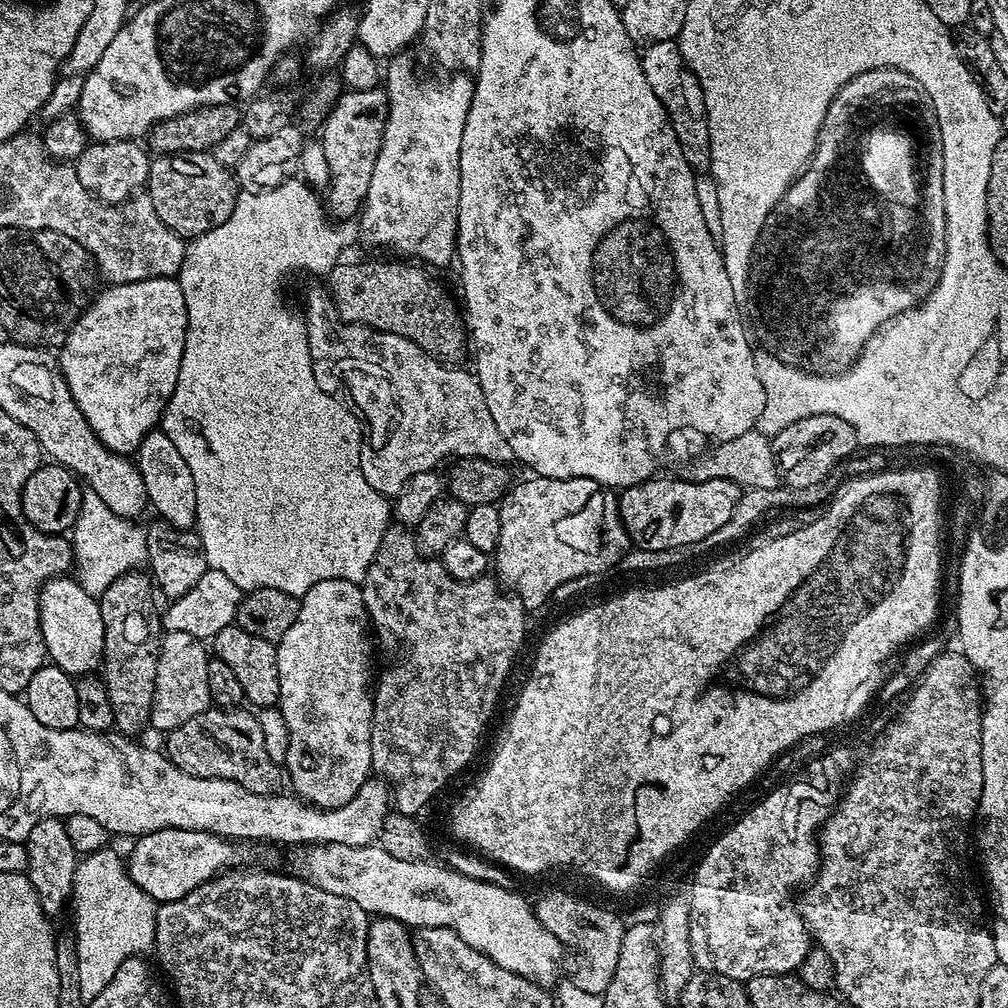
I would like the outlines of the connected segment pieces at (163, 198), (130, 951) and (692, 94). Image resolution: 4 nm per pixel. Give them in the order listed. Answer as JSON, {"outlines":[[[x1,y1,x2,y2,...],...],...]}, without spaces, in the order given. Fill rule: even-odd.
{"outlines":[[[176,152,172,156,156,156,148,166,146,193,158,212,158,217,171,230,183,238,195,238,222,226,234,210,238,185,233,169,215,160,212,152]],[[105,846,99,852,89,852,77,863,70,909,72,908,72,924,76,927,74,935,78,952,78,987,82,989,82,998,86,1002,106,990,110,978,118,974,118,966,122,966,126,958,143,957,155,949,157,907,157,901,152,900,146,890,142,890,128,877,125,861,112,846]],[[658,40,647,45,648,48,640,56,640,65,646,74,646,82,658,94,658,102,666,110,670,118,670,126,674,126,674,134,678,138,678,146,682,146,682,154,693,170,704,170,711,165,710,126,706,114,706,98,702,94,702,86,691,68,682,58,680,46,676,40]]]}

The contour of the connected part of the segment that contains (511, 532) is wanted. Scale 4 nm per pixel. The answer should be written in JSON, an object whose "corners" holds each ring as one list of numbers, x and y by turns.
{"corners":[[533,475,528,479,532,480,524,480,521,484,513,483,505,492,503,500,499,501,498,507,502,518,502,538,498,538,498,546,494,553,494,572,496,568,497,573,495,572,495,575,498,577,499,583,513,596,522,601,525,609,532,610,532,608,542,607,563,584,568,584,571,580,580,580,583,576,592,576,595,572,610,571,627,554,628,548,630,549,630,541,620,517,618,496,613,489,606,488,590,478,566,478,563,480,562,478,546,478,545,476]]}

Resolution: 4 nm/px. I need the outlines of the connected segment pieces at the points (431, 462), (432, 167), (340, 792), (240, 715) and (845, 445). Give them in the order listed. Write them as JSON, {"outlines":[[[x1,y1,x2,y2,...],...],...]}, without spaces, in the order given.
{"outlines":[[[323,287,320,288,314,289,309,294,308,316,306,315,308,349,310,350,310,358,312,359,314,378,318,382,318,386,322,386,322,390,326,394,339,398,347,407,356,413,356,419,362,425,362,443,360,445,362,474,366,478,366,482,370,482,370,486,374,486,374,490,378,490,383,496,395,498,404,490,405,484,411,478,423,471,435,469,438,465,436,463,439,460,446,459,447,456,452,456,451,458,477,456,483,460,498,462,502,465,507,465,513,459,512,451,510,450,509,444,506,443,506,438,502,438,502,433,498,430,498,425,495,424,494,418,490,414,490,406,486,406,486,398,482,394,482,386,477,382,475,375,471,371,463,372,463,367,441,364,439,360,435,360,427,352,423,352,417,344,410,342,406,338,402,338,398,334,379,332,373,328,367,328,365,324,345,324,343,320,333,315,334,305,329,293]],[[397,54,387,61,388,70,382,76,382,87,388,94,388,117,382,134,382,146,378,150,378,162,374,162,374,174,370,177,370,190,358,213,358,236,372,248,389,248,389,253,400,258,411,258,425,265,433,264,440,268,453,263,456,255,456,223,458,222,458,194,460,193,460,151,462,150,462,130,466,130,466,114,470,114,470,102,474,91,474,80,468,74,452,74,449,80,420,80,416,68,408,54]],[[330,578,326,582,318,582,314,586,310,586,310,590,306,595,299,597,299,601,300,609,298,610,298,618,294,618,294,626,290,626,290,630,286,630,284,637,276,644,278,686,280,687,278,707,288,731,288,745,282,764,286,769,287,783,288,780,292,783,293,789,291,788,291,791,299,799,309,804,317,804,320,808,336,808,338,805,348,802,361,786,370,779,370,773,372,772,370,734,372,733,372,694,374,691,372,685,374,680,374,644,370,639,370,621,368,611,364,609,360,584,342,578]],[[209,706,202,714,194,714,187,722,182,722,172,732,167,733,168,748,166,755,170,763,178,766,186,774,194,774,198,778,222,778,230,782,238,782,246,786,254,794,273,794,282,784,282,768,270,754,266,754,266,742,262,739,262,726,257,713,244,706,217,707]],[[816,414,810,418,802,418,778,435,771,437,772,453,776,456,776,469,780,472,781,481,789,488,806,488,808,478,818,478,822,464,838,466,843,459,857,451,858,441,856,428,846,422,846,418,838,418,834,414]]]}

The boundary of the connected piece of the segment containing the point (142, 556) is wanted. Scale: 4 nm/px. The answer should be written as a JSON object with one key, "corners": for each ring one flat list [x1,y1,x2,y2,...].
{"corners":[[91,490,84,492,78,518,70,529,70,539,75,564,74,576,86,594,99,598,106,586,114,582,114,578,139,569,147,561,149,533,143,532,136,523,135,519,119,516,110,510,98,494]]}

